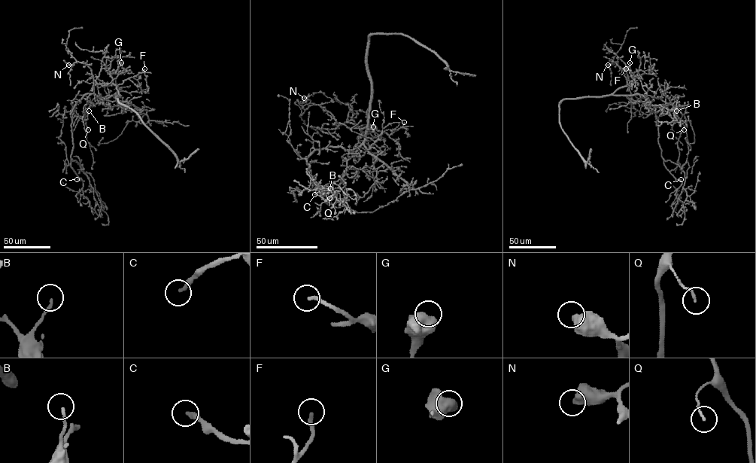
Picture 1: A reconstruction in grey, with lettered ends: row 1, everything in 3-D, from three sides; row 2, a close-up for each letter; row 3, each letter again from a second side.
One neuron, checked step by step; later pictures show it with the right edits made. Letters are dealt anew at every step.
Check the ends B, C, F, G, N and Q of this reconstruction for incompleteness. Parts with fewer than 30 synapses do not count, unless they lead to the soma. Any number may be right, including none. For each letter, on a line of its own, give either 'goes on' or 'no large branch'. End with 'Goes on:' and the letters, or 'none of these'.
B: no large branch
C: goes on
F: no large branch
G: no large branch
N: no large branch
Q: no large branch
Goes on: C

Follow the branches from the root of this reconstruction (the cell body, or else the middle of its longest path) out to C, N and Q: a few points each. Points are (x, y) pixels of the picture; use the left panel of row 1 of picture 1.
C: (109, 98), (100, 99), (95, 95), (86, 94), (71, 112), (73, 144), (71, 167), (80, 180), (77, 179)
N: (109, 98), (118, 95), (116, 86), (98, 83), (92, 70), (83, 62), (68, 65)
Q: (109, 98), (108, 95), (102, 97), (99, 102), (92, 105), (84, 111), (83, 117), (88, 129)

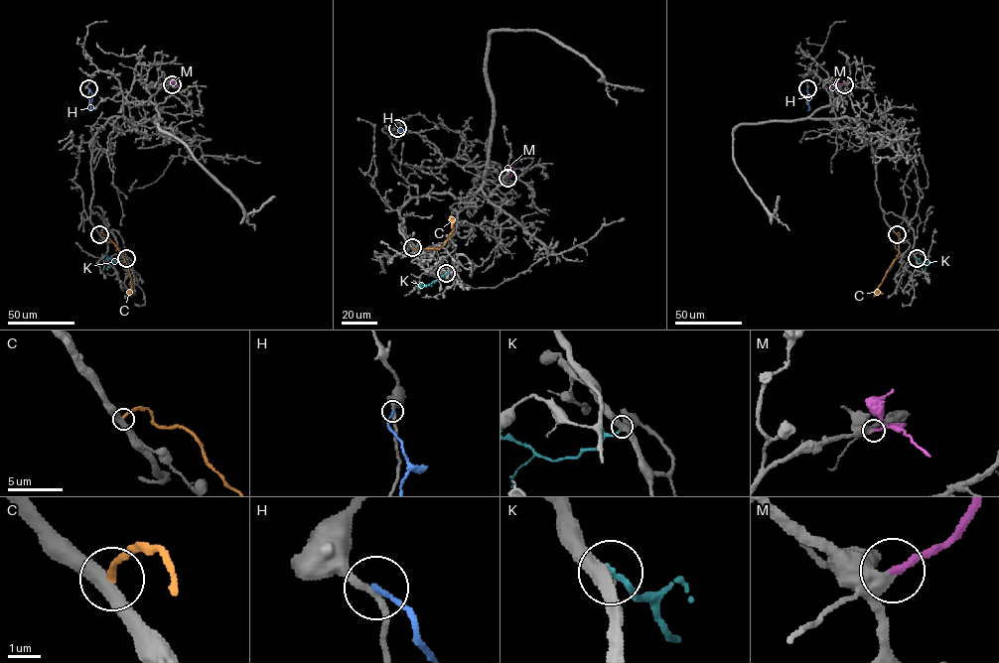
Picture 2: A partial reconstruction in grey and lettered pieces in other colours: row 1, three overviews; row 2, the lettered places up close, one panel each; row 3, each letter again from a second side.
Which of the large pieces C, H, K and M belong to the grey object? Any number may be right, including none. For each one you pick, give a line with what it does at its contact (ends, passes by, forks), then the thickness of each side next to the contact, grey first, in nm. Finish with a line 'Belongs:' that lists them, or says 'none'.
M: it ends | 360/220 nm
Belongs: M

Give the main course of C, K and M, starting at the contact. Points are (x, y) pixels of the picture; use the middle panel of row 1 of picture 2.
C: (412, 247), (421, 251), (439, 249), (453, 230), (450, 216)
K: (446, 273), (419, 287), (422, 283)
M: (507, 178), (519, 159)

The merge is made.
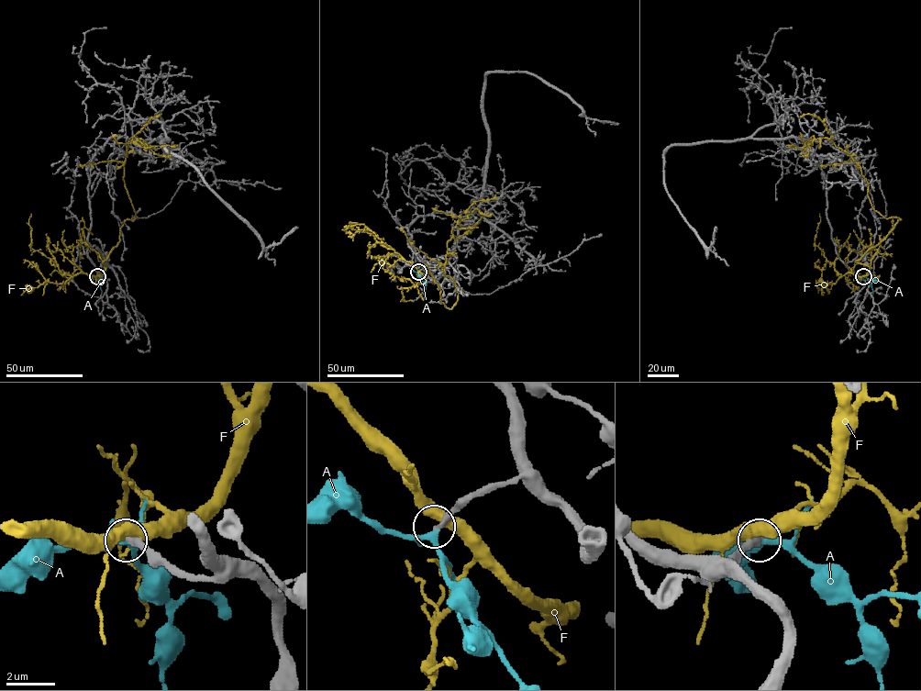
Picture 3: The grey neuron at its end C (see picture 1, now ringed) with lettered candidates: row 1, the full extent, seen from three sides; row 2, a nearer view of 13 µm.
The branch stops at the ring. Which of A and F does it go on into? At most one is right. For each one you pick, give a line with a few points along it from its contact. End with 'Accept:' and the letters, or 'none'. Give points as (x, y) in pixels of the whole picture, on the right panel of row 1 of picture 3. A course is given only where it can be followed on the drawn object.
A: course (863, 276), (870, 281), (872, 294)
Accept: A

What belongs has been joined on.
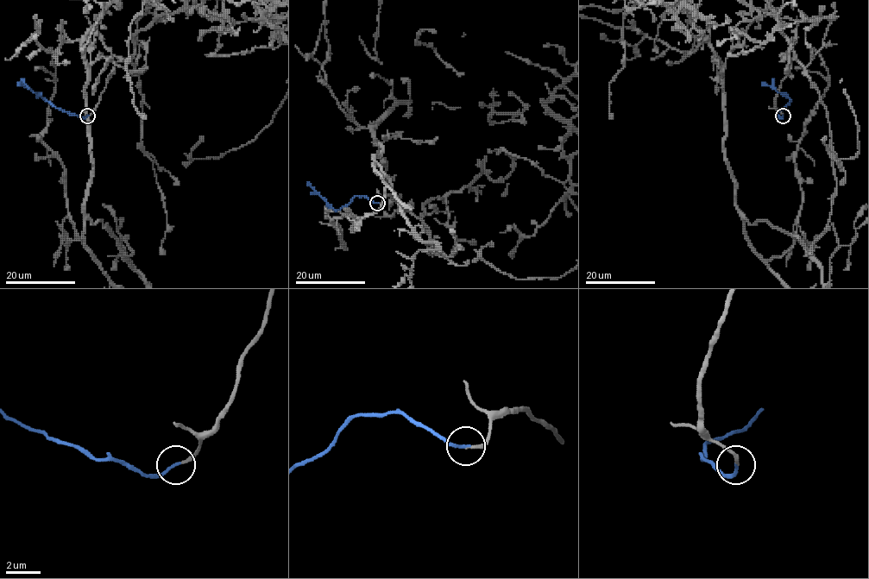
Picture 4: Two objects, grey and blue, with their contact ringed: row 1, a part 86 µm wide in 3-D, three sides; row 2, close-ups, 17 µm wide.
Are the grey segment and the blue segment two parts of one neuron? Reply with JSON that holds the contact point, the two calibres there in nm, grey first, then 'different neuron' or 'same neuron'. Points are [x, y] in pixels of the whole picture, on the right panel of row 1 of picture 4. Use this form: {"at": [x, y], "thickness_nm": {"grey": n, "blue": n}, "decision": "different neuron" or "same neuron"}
{"at": [783, 116], "thickness_nm": {"grey": 130, "blue": 180}, "decision": "same neuron"}

